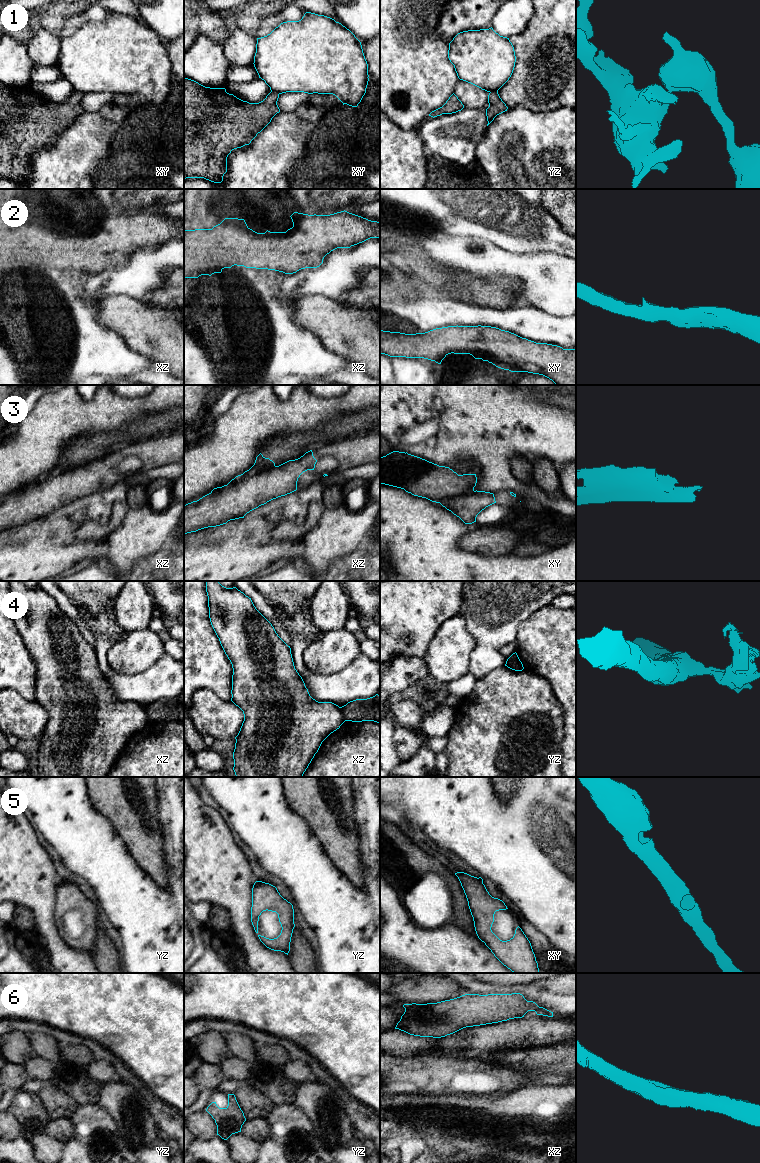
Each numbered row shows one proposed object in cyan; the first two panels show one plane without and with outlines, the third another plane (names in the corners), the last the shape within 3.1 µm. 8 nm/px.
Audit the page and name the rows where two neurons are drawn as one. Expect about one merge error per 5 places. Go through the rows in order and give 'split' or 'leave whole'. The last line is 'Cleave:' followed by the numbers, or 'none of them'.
1: split
2: leave whole
3: split
4: split
5: leave whole
6: leave whole
Cleave: 1, 3, 4

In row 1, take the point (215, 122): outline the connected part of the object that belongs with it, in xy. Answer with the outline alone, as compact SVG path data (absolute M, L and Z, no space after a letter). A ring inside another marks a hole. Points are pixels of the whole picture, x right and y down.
M184 77L184 179L186 178L204 178L214 183L221 183L223 176L227 172L227 157L232 150L249 145L251 141L260 133L272 120L272 118L280 112L277 105L279 94L271 91L266 98L259 103L249 103L243 101L233 94L226 92L225 88L205 87L198 82Z

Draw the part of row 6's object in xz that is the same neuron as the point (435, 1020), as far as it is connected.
M520 993L512 994L465 994L460 997L437 1003L404 1004L404 1014L395 1029L410 1035L420 1037L441 1038L453 1034L463 1028L480 1026L522 1018L528 1011L535 1011L537 1015L553 1017L553 1012L539 1007L533 1001L527 1001Z

